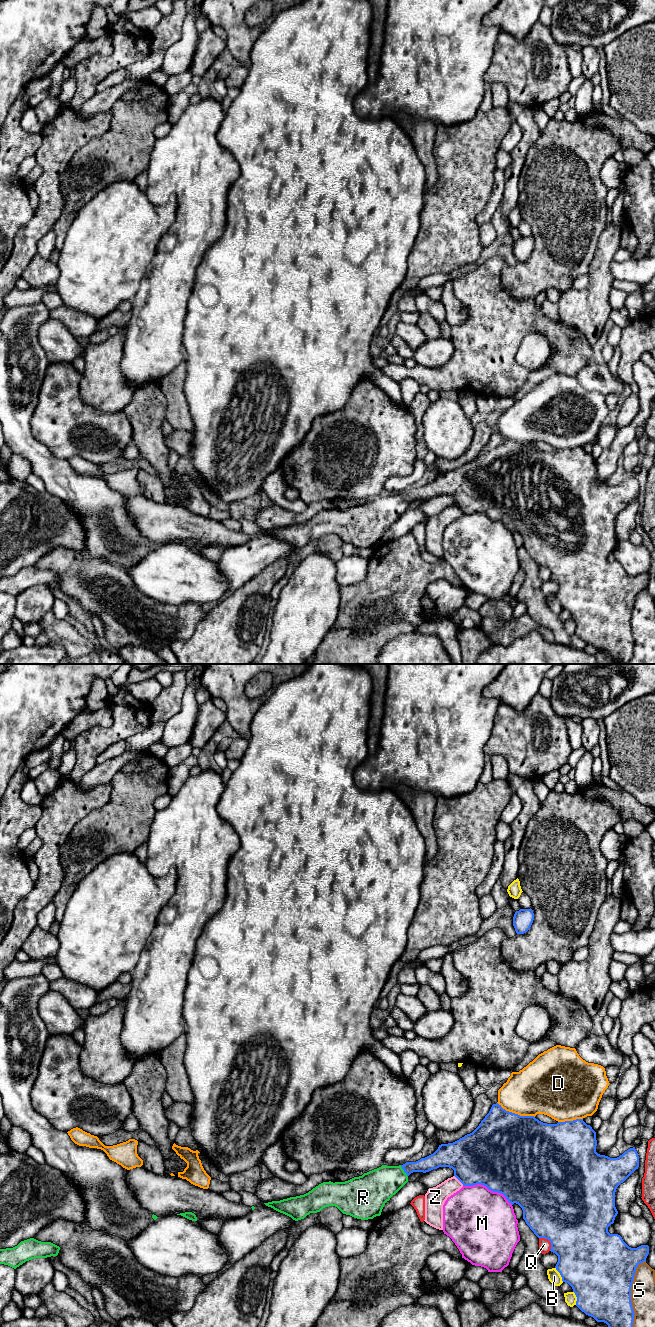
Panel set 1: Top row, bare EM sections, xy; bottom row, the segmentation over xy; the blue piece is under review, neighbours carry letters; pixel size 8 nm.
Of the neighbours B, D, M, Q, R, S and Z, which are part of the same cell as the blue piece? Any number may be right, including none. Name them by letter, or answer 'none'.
R

